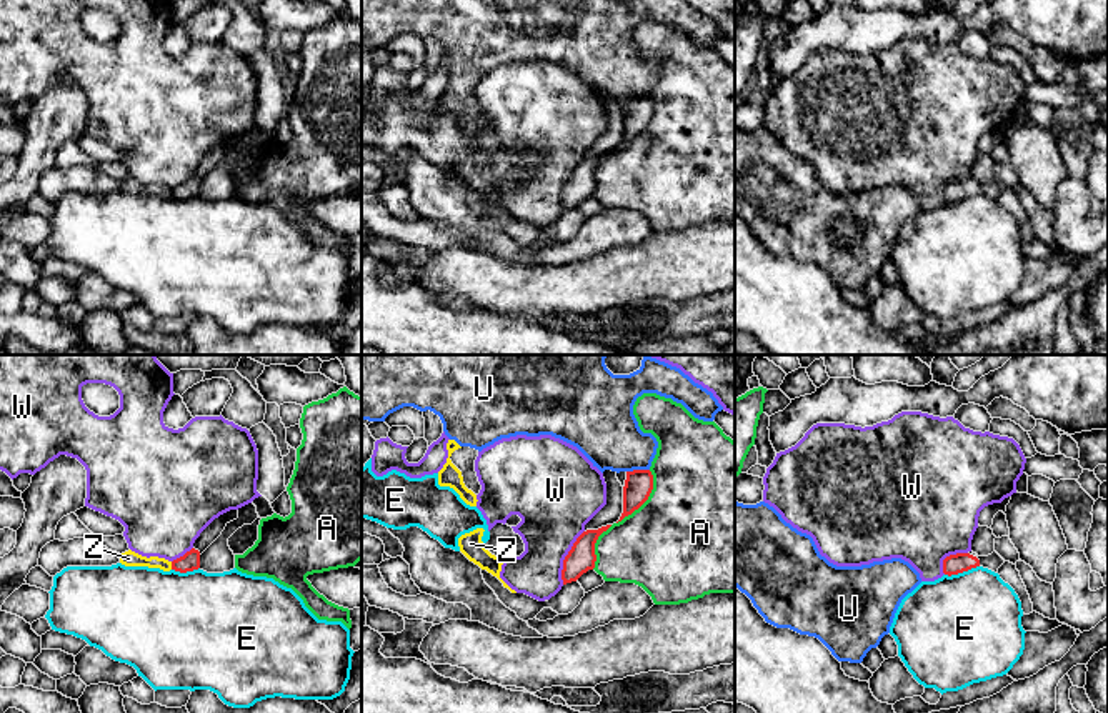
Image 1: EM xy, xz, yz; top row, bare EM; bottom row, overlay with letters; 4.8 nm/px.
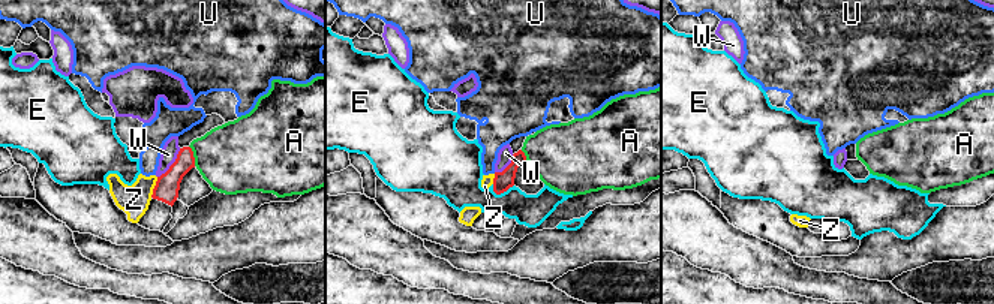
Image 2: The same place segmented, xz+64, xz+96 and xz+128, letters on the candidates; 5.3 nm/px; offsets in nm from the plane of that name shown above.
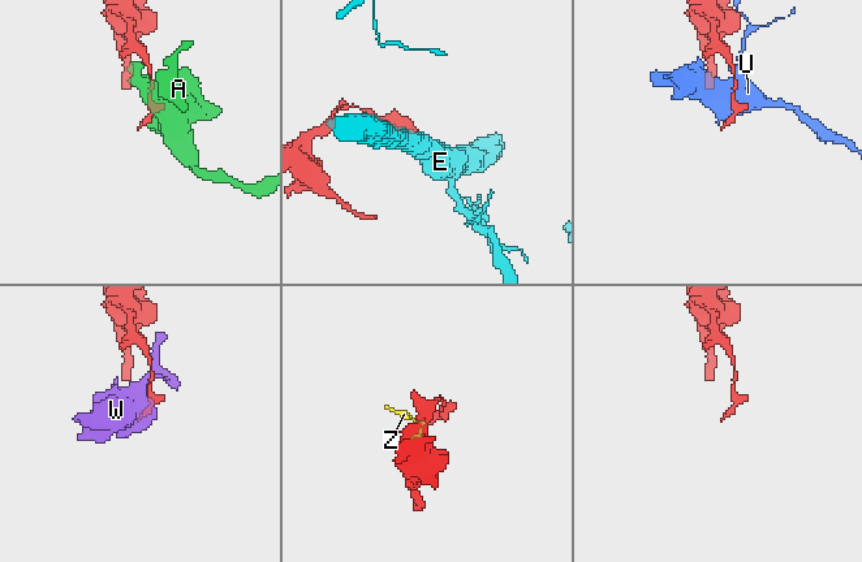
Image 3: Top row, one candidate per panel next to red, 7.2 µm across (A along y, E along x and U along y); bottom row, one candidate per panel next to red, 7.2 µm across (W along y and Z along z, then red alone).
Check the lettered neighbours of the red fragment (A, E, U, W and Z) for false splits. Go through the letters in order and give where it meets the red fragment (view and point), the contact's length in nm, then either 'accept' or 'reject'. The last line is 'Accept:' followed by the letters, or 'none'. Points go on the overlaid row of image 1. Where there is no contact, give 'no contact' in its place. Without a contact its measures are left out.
A: contact xz (645, 500); length 300 nm; reject
E: contact yz (962, 572); length 180 nm; reject
U: contact xz (637, 470); length 110 nm; reject
W: contact xz (565, 557); length 280 nm; reject
Z: contact xy (172, 565); length 40 nm; reject
Accept: none

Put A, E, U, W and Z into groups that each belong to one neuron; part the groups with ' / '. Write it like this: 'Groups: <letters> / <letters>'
Groups: A / E / U Z / W

